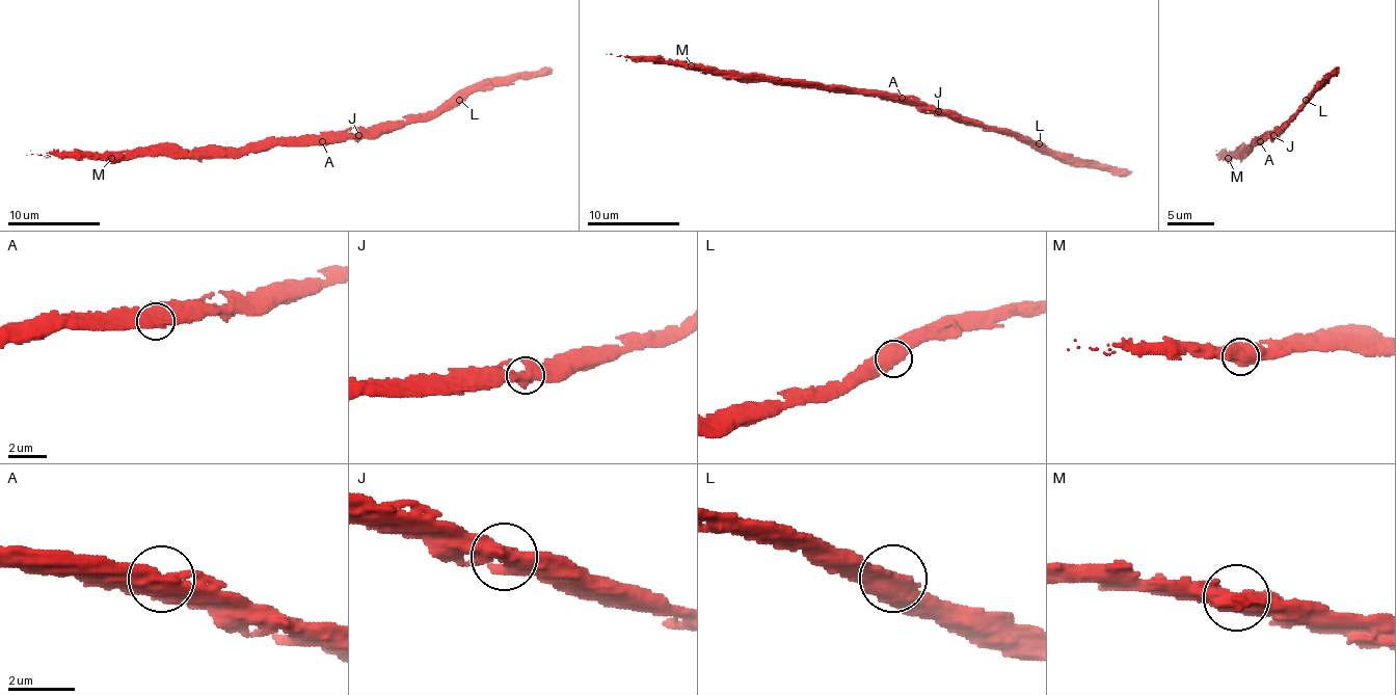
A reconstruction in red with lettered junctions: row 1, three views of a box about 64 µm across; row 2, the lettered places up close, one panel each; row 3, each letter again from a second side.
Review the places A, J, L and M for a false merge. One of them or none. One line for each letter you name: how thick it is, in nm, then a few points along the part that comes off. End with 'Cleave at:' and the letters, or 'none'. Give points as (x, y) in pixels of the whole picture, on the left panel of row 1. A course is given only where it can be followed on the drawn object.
Cleave at: none

